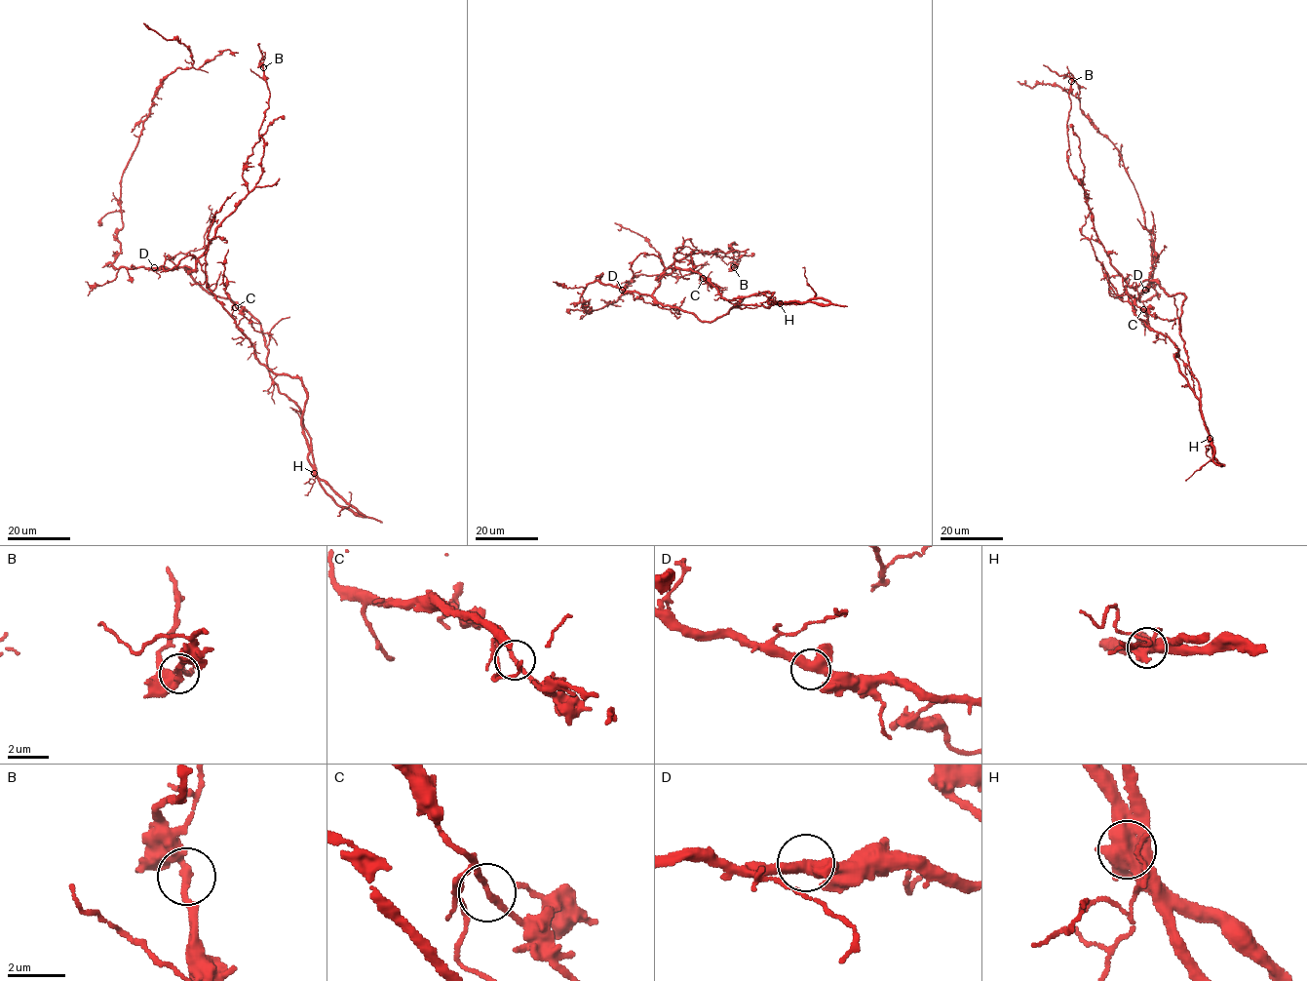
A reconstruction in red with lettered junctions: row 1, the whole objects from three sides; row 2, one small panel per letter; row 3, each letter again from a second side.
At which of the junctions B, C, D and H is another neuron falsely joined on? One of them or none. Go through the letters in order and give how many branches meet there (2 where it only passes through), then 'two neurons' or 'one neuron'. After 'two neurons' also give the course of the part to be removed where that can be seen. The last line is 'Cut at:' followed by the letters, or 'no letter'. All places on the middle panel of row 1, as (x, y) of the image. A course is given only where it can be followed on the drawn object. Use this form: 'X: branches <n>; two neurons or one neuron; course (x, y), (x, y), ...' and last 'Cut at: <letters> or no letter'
B: branches 2; one neuron
C: branches 2; one neuron
D: branches 3; one neuron
H: branches 2; one neuron
Cut at: no letter

